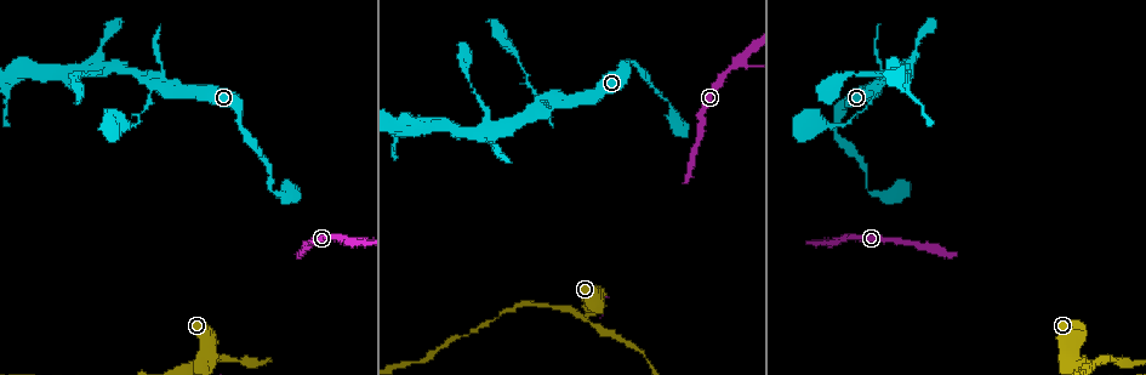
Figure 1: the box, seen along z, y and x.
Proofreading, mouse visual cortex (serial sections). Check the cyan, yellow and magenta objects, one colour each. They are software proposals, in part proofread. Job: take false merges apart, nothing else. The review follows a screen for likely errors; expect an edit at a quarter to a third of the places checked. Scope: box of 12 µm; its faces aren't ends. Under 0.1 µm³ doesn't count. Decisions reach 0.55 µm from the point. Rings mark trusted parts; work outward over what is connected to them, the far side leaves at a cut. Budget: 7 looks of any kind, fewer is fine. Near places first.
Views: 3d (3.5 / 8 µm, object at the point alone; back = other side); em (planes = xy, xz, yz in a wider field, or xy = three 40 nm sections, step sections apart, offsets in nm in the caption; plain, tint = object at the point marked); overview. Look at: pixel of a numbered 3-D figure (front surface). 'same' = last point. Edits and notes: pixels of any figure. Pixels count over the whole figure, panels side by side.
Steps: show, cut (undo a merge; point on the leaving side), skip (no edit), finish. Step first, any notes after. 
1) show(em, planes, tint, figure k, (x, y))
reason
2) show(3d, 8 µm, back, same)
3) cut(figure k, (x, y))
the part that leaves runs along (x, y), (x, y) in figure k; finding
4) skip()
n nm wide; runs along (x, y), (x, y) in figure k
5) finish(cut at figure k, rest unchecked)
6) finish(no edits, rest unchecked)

show(3d, 3.5 µm, figure 1, (154, 87))
a fork

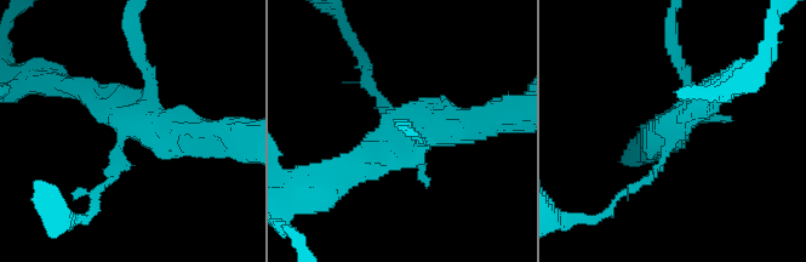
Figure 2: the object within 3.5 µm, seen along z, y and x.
show(em, xy, step 2, tint, figure 2, (678, 120))
need the tissue

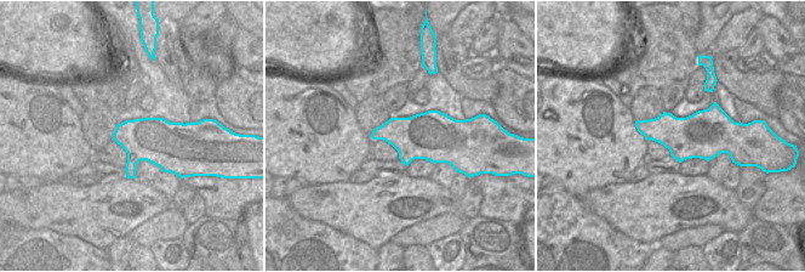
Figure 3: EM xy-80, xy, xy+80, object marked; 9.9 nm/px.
skip()
runs along (482, 123), (419, 123), (344, 180) in figure 2; one cell here

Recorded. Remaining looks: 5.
show(3d, 3.5 µm, figure 1, (838, 121))
sudden change in width

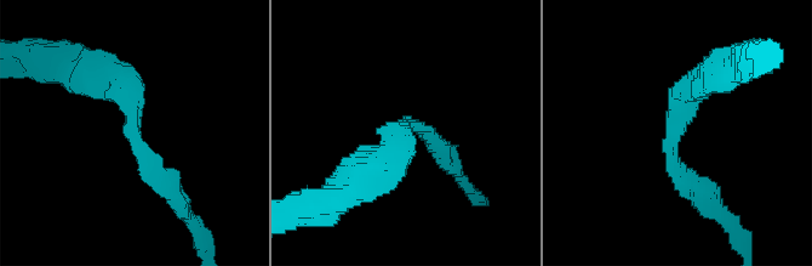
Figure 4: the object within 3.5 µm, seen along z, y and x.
show(em, xy, step 1, plain, figure 4, (675, 128))
arms of 200, 400 nm; now the EM

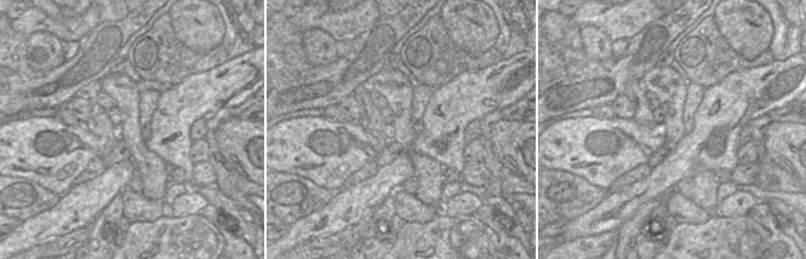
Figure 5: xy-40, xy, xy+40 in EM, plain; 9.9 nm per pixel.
show(em, xy, step 1, tint, same)
with the object marked

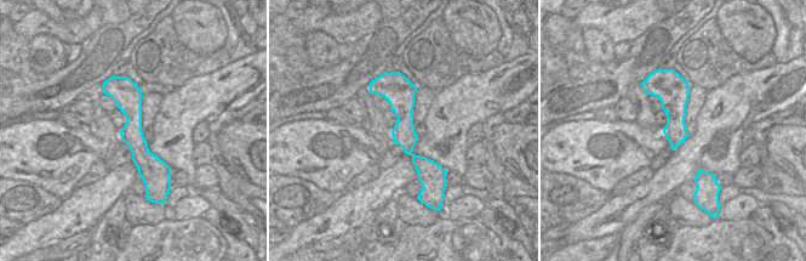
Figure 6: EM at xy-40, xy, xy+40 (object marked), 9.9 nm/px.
skip()
all the same cell

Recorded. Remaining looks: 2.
show(3d, 8 µm, figure 1, (344, 240))
three arms meet

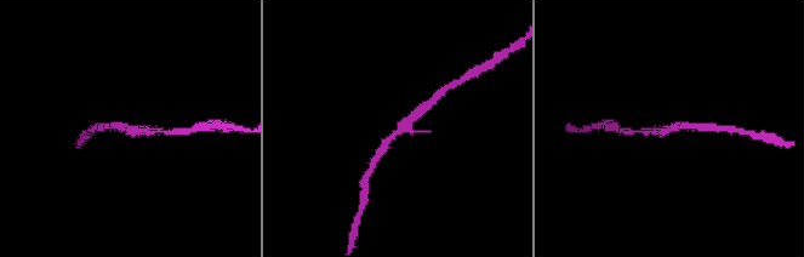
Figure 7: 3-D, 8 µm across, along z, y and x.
show(em, xy, step 1, tint, figure 7, (126, 127))
3 arms; arms of 100, 200, 250 nm; need the tissue

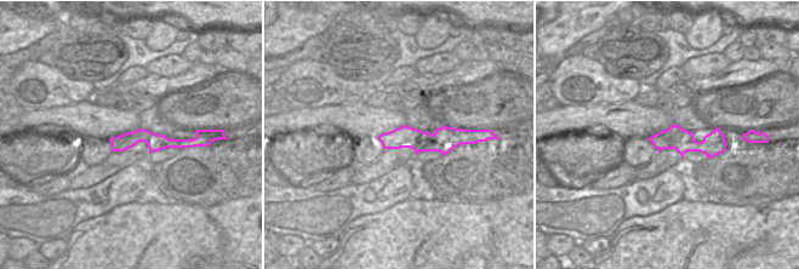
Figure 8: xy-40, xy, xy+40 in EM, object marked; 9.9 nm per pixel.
skip()
220 nm wide; runs along (376, 158), (387, 140), (422, 108) in figure 7; continuous, no second cell

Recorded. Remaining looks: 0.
finish(no edits, rest unchecked)

